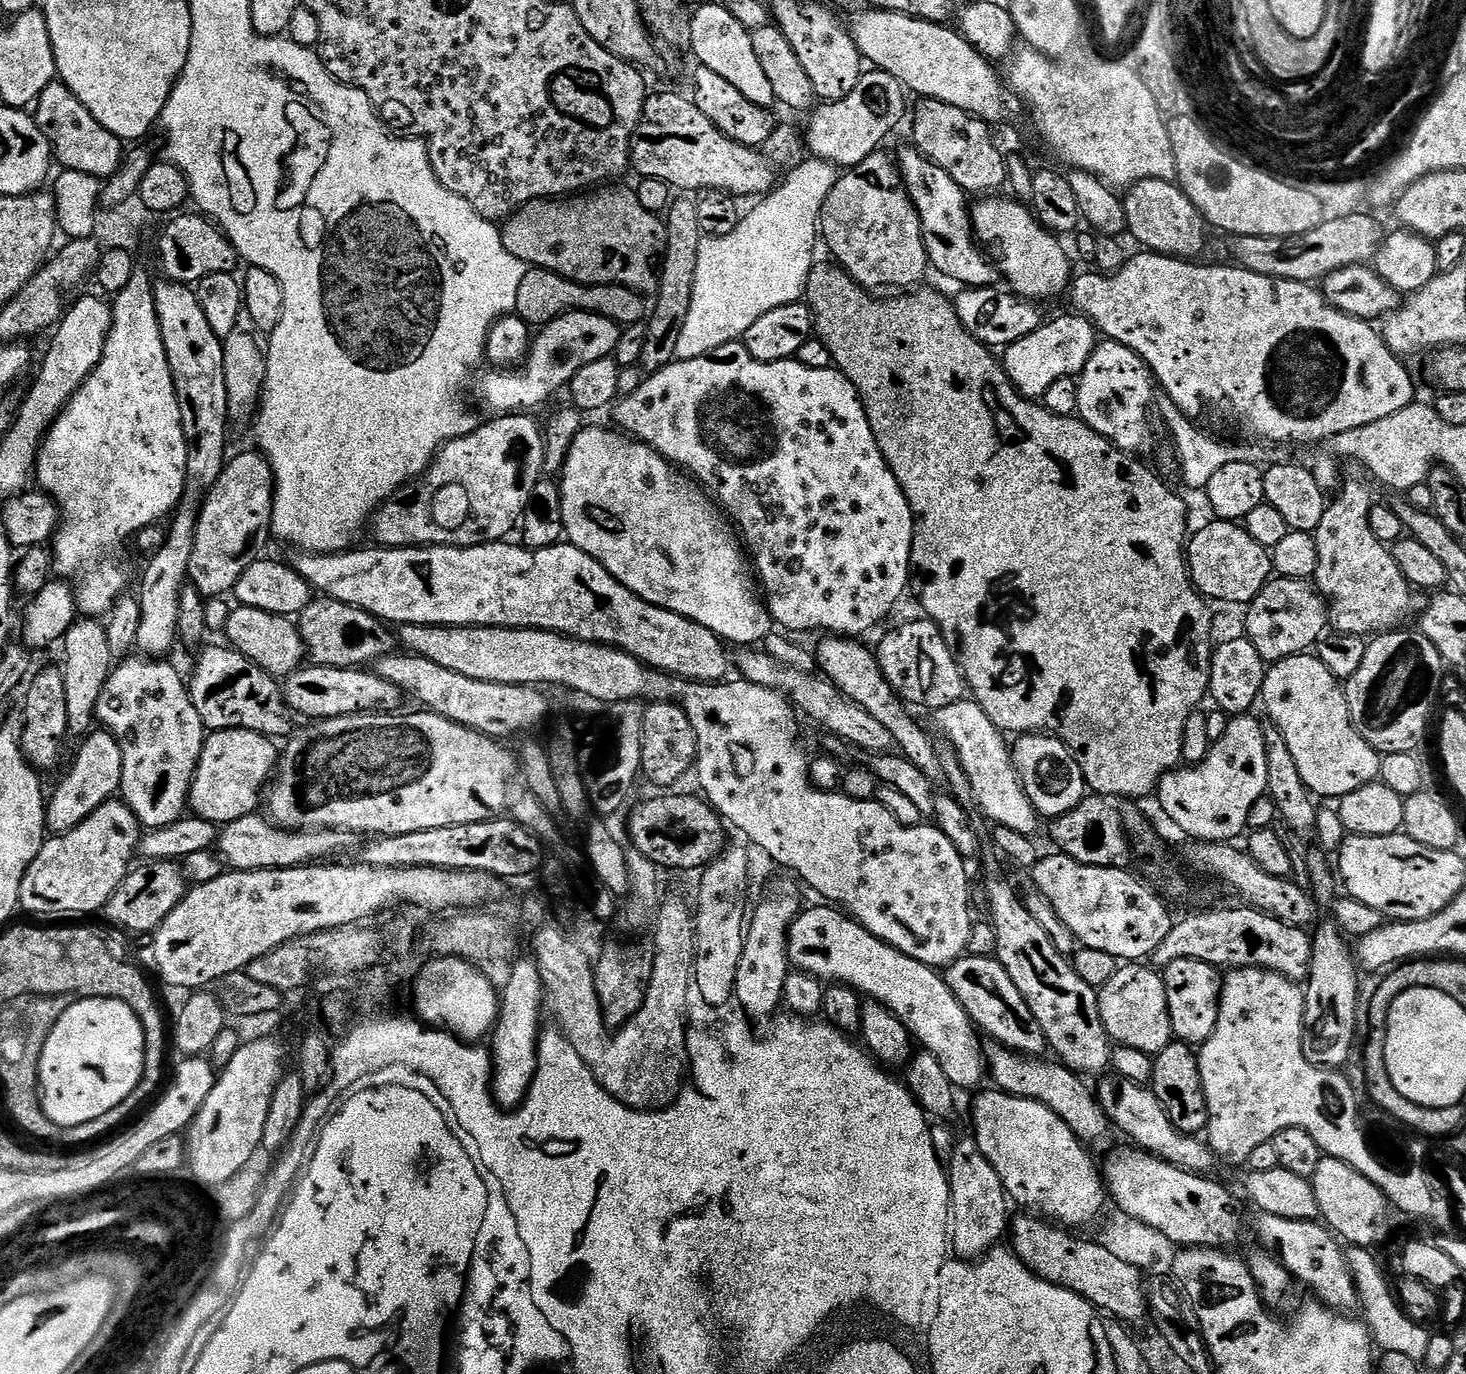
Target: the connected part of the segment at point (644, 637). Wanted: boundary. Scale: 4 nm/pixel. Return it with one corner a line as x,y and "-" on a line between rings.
512,542
479,544
469,548
371,546
346,552
300,552
294,567
321,597
366,610
388,626
430,624
446,628
533,628
619,648
649,668
668,672
682,680
719,683
727,677
730,656
727,656
727,647
720,637
685,616
647,604
611,576
598,561
590,558
590,554
567,542
559,542
549,548
525,548
516,542
508,543

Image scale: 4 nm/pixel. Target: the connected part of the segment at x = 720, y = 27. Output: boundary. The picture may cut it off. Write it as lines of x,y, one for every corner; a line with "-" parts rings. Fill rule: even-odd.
723,3
704,4
692,12
690,38
690,52
691,55
696,55
695,63
699,67
714,70
714,74
726,78
726,82
731,82
747,100
757,106
772,108
777,103
774,90
766,79
766,73
758,63
752,33
746,30
746,26
742,26
742,22
738,22
738,18
734,18
734,14
730,14
730,10
724,8

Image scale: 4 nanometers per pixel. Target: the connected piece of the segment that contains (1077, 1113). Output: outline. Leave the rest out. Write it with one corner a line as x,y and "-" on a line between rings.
995,1042
984,1044
984,1054
987,1075
996,1083
993,1085
999,1091
1042,1102
1042,1106
1054,1110
1054,1114
1058,1114
1058,1118
1062,1118
1062,1122
1070,1126
1081,1145
1100,1144
1108,1135
1113,1135
1114,1125
1102,1110
1097,1093
1088,1089
1088,1084
1084,1081
1087,1079
1083,1075
1073,1072
1065,1064
1047,1064
1047,1059
1022,1056

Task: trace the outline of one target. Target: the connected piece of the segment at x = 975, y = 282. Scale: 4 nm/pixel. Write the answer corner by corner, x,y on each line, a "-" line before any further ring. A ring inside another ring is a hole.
907,146
898,156
898,171
908,189
908,197
920,215
928,263
948,280
957,280
964,288
990,288
997,283
998,268
984,257
985,249
972,231
970,204
958,182
934,162
930,162
915,146

